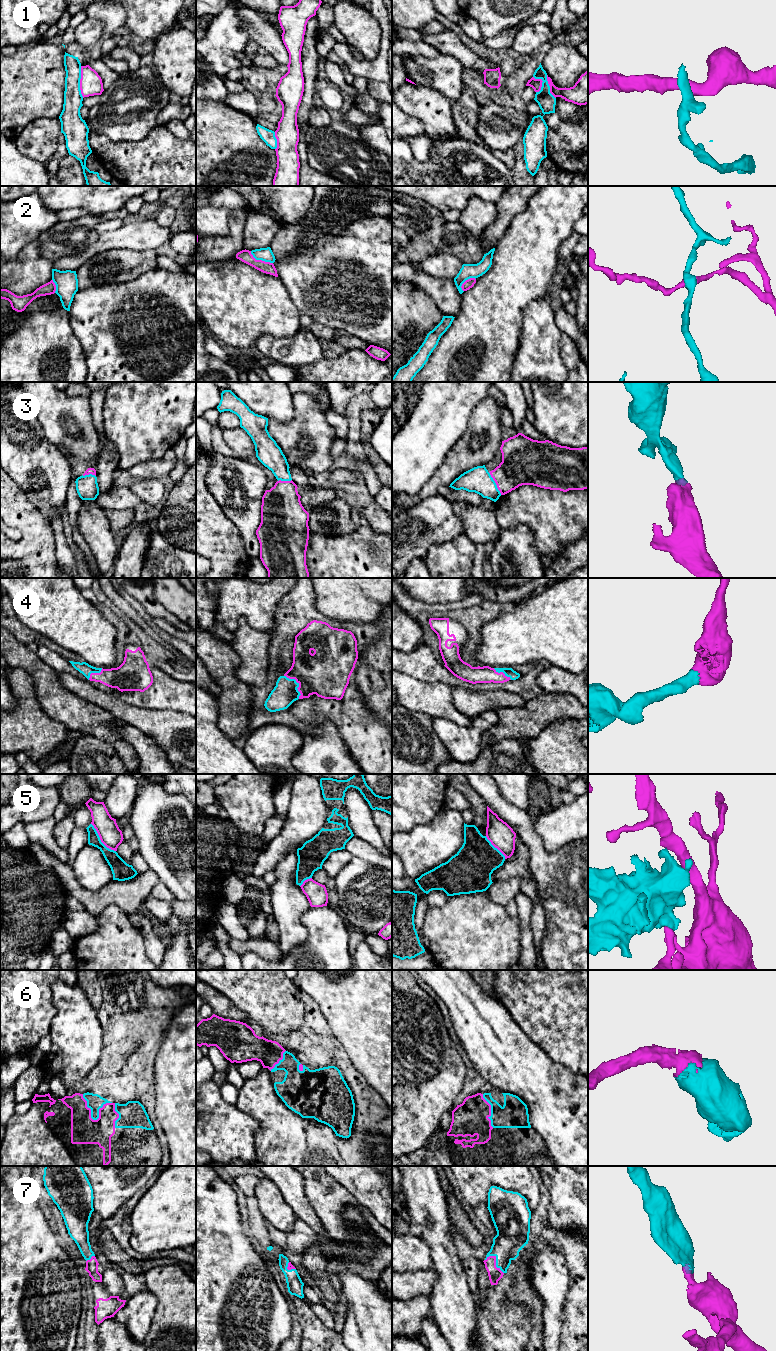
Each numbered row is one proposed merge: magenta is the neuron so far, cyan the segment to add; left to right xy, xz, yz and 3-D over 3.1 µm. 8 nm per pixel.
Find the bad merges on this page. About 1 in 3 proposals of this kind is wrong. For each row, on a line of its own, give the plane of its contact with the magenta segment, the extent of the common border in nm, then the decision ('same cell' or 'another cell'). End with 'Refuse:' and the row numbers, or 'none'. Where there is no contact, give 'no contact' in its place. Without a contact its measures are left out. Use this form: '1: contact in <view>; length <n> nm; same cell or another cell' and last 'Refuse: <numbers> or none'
1: contact in xy; length 260 nm; another cell
2: contact in xz; length 200 nm; another cell
3: contact in yz; length 220 nm; same cell
4: contact in xz; length 220 nm; same cell
5: contact in xy; length 300 nm; another cell
6: contact in xy; length 260 nm; same cell
7: contact in yz; length 190 nm; same cell
Refuse: 1, 2, 5

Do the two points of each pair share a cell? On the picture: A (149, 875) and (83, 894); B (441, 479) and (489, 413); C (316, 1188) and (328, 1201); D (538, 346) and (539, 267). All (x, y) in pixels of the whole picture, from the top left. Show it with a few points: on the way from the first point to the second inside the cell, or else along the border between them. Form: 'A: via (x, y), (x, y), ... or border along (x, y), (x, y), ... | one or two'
A: via (133, 891), (99, 896) | one
B: via (457, 462), (465, 454), (468, 436), (472, 430) | one
C: via (319, 1191), (326, 1198) | one
D: border along (547, 292), (529, 305), (524, 317) | two

